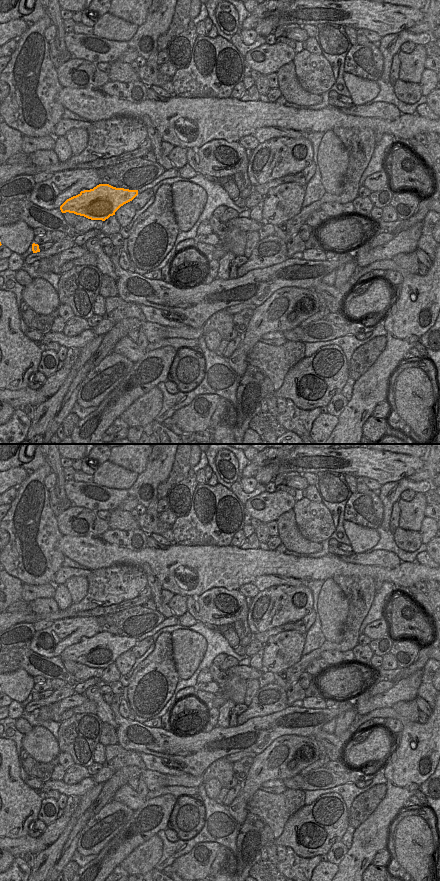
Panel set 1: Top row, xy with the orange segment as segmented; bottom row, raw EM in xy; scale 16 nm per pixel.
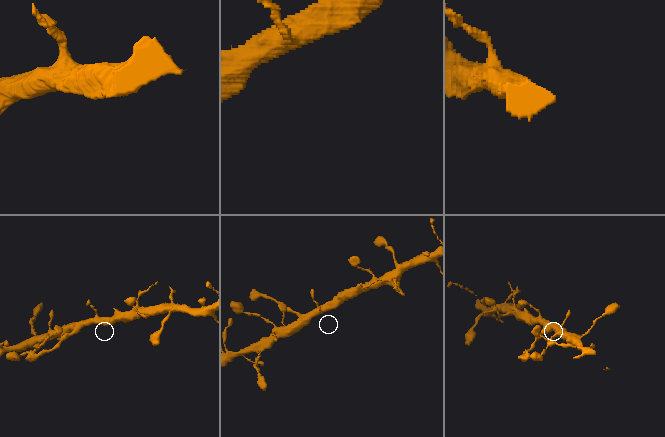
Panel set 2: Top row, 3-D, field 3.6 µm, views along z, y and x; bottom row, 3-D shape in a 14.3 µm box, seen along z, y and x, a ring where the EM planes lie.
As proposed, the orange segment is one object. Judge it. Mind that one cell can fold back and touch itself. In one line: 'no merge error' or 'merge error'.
no merge error

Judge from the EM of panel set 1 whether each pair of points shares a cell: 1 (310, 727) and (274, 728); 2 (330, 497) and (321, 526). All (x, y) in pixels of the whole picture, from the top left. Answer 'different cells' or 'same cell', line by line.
1: same cell
2: different cells

